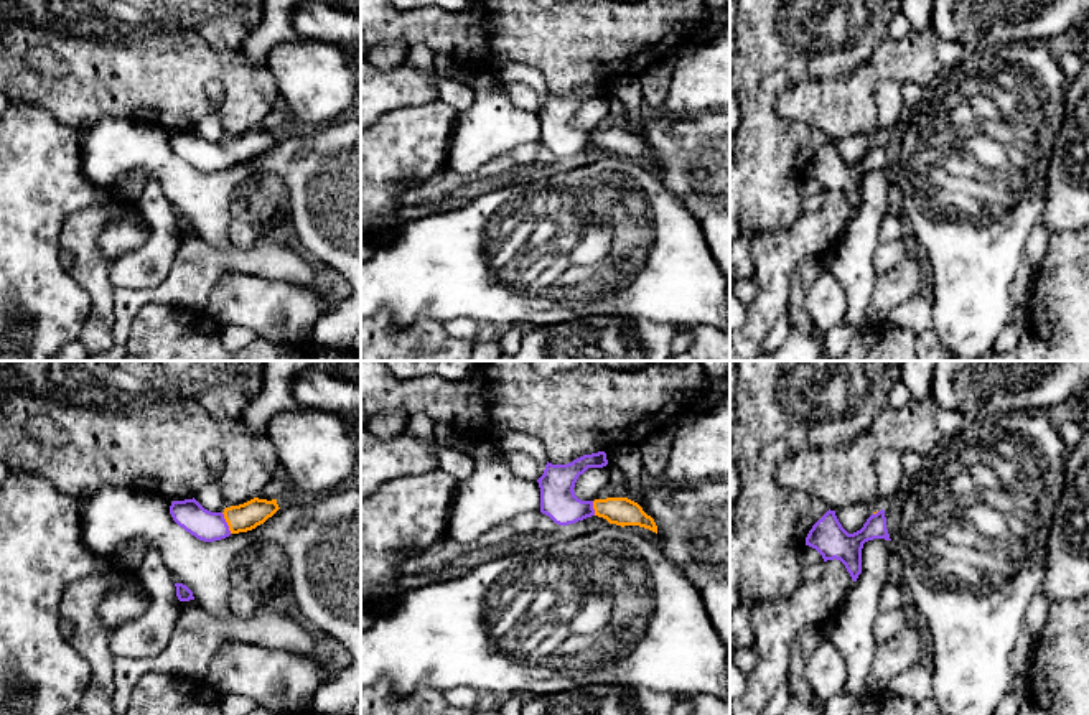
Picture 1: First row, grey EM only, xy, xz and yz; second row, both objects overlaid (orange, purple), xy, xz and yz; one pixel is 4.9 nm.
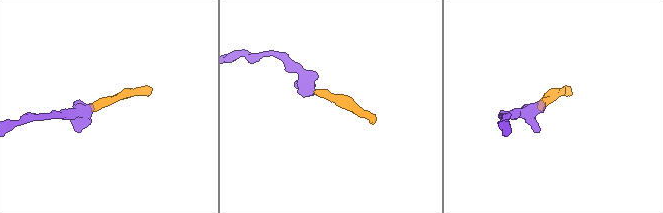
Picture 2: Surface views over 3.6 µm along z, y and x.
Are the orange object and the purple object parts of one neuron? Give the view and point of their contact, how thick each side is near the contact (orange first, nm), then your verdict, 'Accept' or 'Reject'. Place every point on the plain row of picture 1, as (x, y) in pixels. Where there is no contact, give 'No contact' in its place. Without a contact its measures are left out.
Touches orange at xy (226, 152). Thickness 140 nm (orange) against 150 nm. Accept

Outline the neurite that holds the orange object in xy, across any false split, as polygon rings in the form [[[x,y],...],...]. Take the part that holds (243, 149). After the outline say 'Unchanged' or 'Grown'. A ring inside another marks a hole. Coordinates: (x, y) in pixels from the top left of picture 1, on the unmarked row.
[[[194,129],[173,132],[170,145],[186,163],[204,173],[214,173],[231,165],[247,163],[264,155],[278,142],[277,130],[254,129],[244,135],[226,138],[222,143],[204,140]]]. Grown

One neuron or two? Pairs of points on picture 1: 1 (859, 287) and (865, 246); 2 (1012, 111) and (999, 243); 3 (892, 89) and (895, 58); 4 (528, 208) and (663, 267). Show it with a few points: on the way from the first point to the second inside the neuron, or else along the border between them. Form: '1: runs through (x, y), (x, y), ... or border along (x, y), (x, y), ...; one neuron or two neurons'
1: runs through (860, 277), (860, 256); one neuron
2: runs through (1033, 144), (1035, 183), (1027, 210); one neuron
3: border along (900, 81), (882, 81), (877, 86), (878, 117); two neurons
4: runs through (569, 196), (625, 196), (654, 226); one neuron

